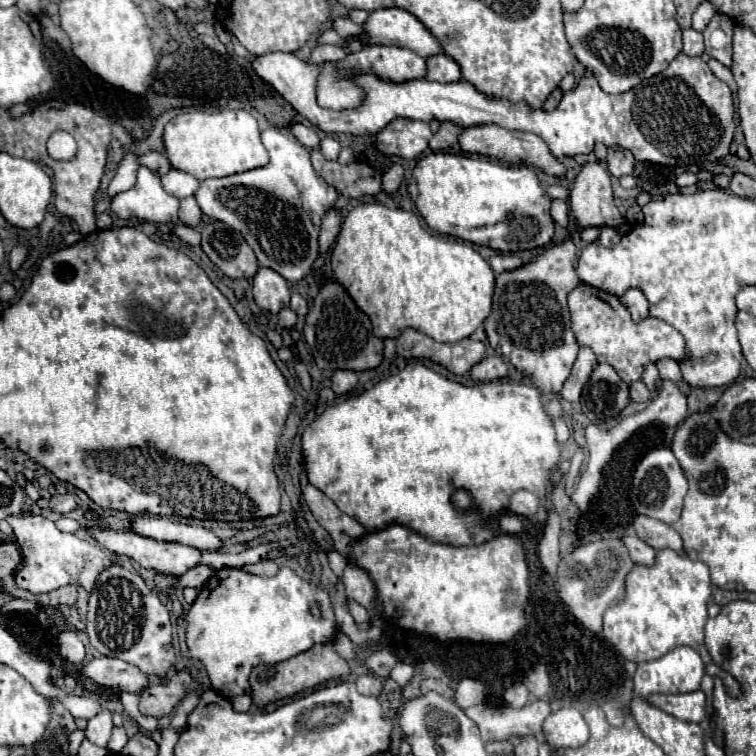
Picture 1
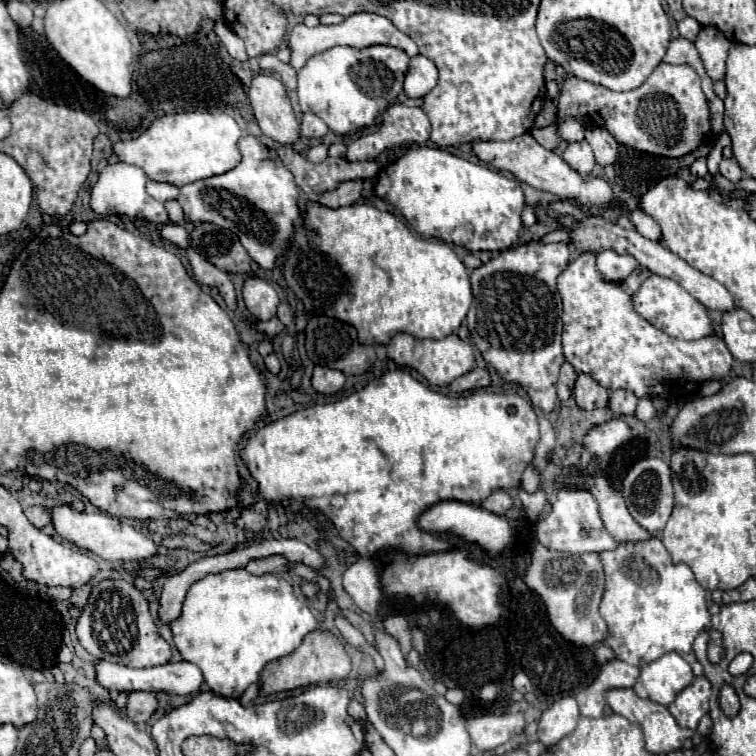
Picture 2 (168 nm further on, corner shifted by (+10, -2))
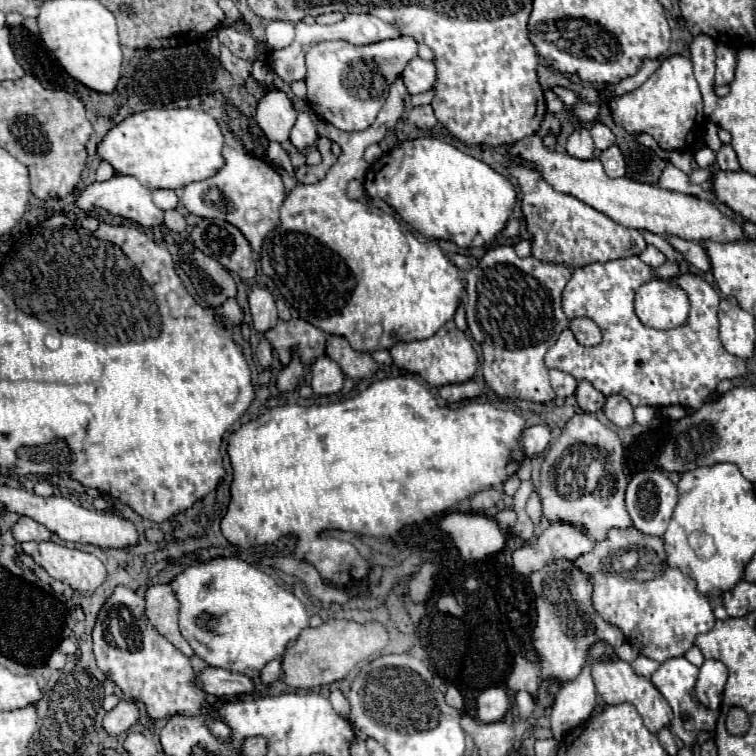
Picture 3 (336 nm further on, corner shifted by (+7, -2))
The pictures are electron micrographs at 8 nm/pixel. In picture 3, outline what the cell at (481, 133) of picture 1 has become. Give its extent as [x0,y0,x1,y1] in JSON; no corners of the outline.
[511,133,743,243]

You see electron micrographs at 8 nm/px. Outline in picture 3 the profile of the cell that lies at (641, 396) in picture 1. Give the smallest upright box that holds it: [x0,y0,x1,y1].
[603,395,635,427]

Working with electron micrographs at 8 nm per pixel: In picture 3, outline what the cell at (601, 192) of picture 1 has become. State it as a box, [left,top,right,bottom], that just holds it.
[567,127,595,159]

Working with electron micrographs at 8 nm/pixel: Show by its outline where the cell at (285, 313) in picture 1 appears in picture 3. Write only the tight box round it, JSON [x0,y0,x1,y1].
[265,319,327,367]

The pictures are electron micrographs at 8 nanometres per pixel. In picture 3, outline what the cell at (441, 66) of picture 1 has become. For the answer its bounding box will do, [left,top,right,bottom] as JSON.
[403,57,435,95]

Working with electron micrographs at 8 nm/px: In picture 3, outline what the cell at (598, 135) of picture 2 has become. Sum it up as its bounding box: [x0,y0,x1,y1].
[591,121,615,153]

